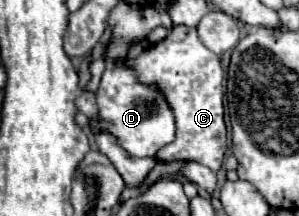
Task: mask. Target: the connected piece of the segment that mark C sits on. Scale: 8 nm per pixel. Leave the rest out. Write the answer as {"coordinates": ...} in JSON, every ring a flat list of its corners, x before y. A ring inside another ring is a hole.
{"coordinates":[[178,25,170,31,166,39,156,45,150,45,132,59,140,81,158,83,168,99,172,111,176,111,176,141,160,149,160,161,178,161,190,159,218,171,226,153,226,127,224,127,224,107,222,107,222,65,216,53,206,49,196,29]]}

